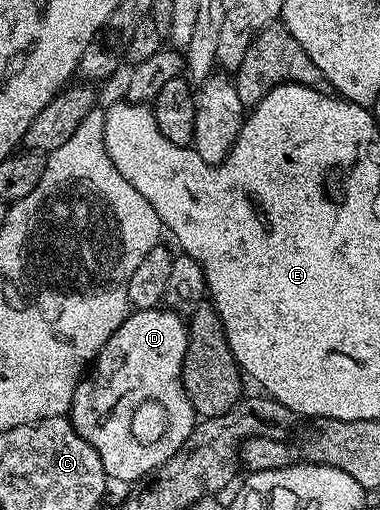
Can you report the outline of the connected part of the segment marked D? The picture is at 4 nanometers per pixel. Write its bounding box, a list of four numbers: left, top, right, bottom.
[69,306,197,484]

